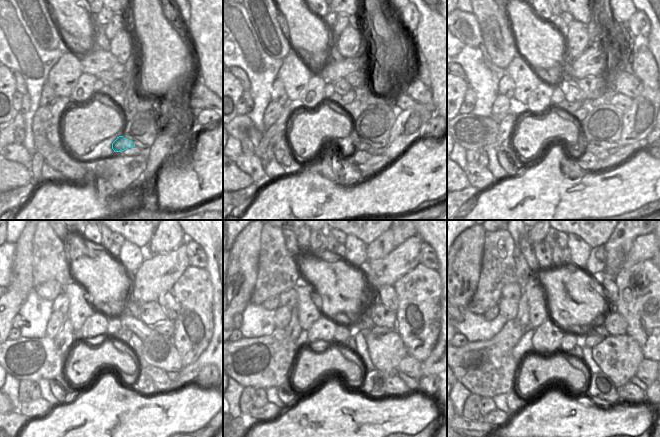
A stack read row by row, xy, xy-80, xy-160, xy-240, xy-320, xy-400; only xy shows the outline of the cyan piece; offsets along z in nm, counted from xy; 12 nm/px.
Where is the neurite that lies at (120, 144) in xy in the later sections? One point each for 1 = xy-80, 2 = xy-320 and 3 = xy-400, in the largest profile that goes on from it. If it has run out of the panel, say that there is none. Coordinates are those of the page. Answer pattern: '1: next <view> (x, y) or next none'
1: next xy-80 (354, 143)
2: next xy-320 (395, 386)
3: next xy-400 (629, 392)

